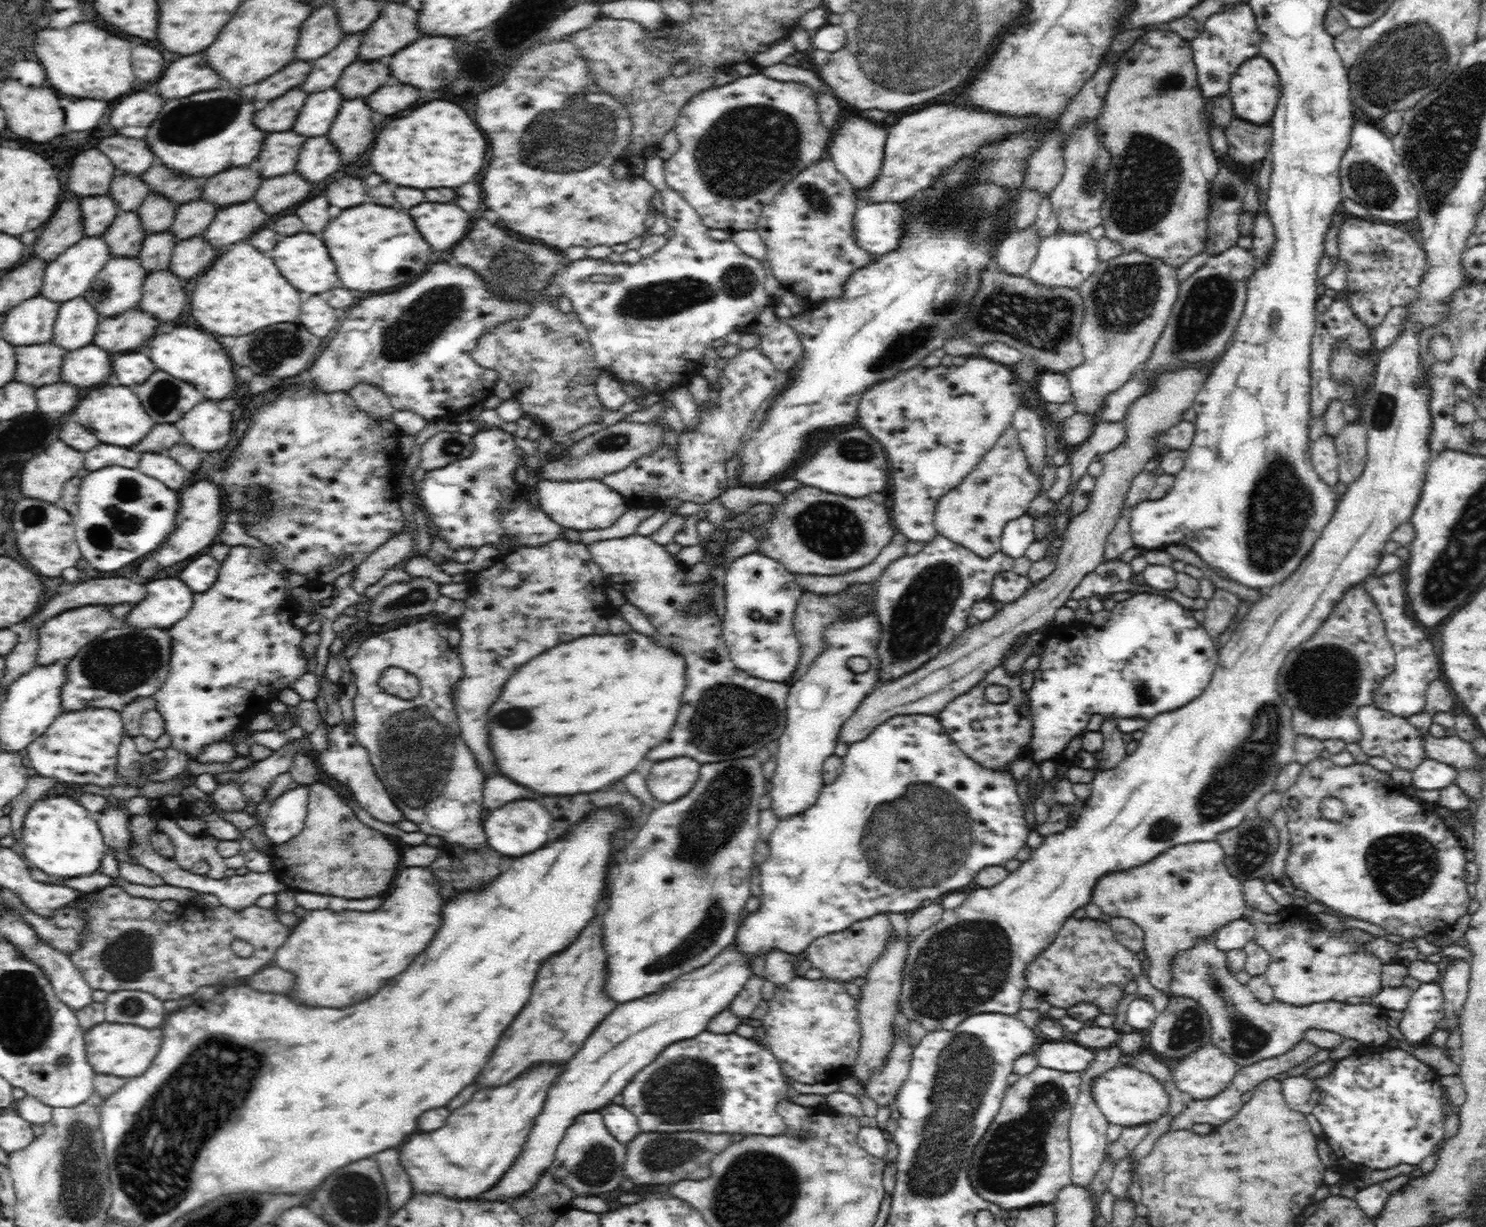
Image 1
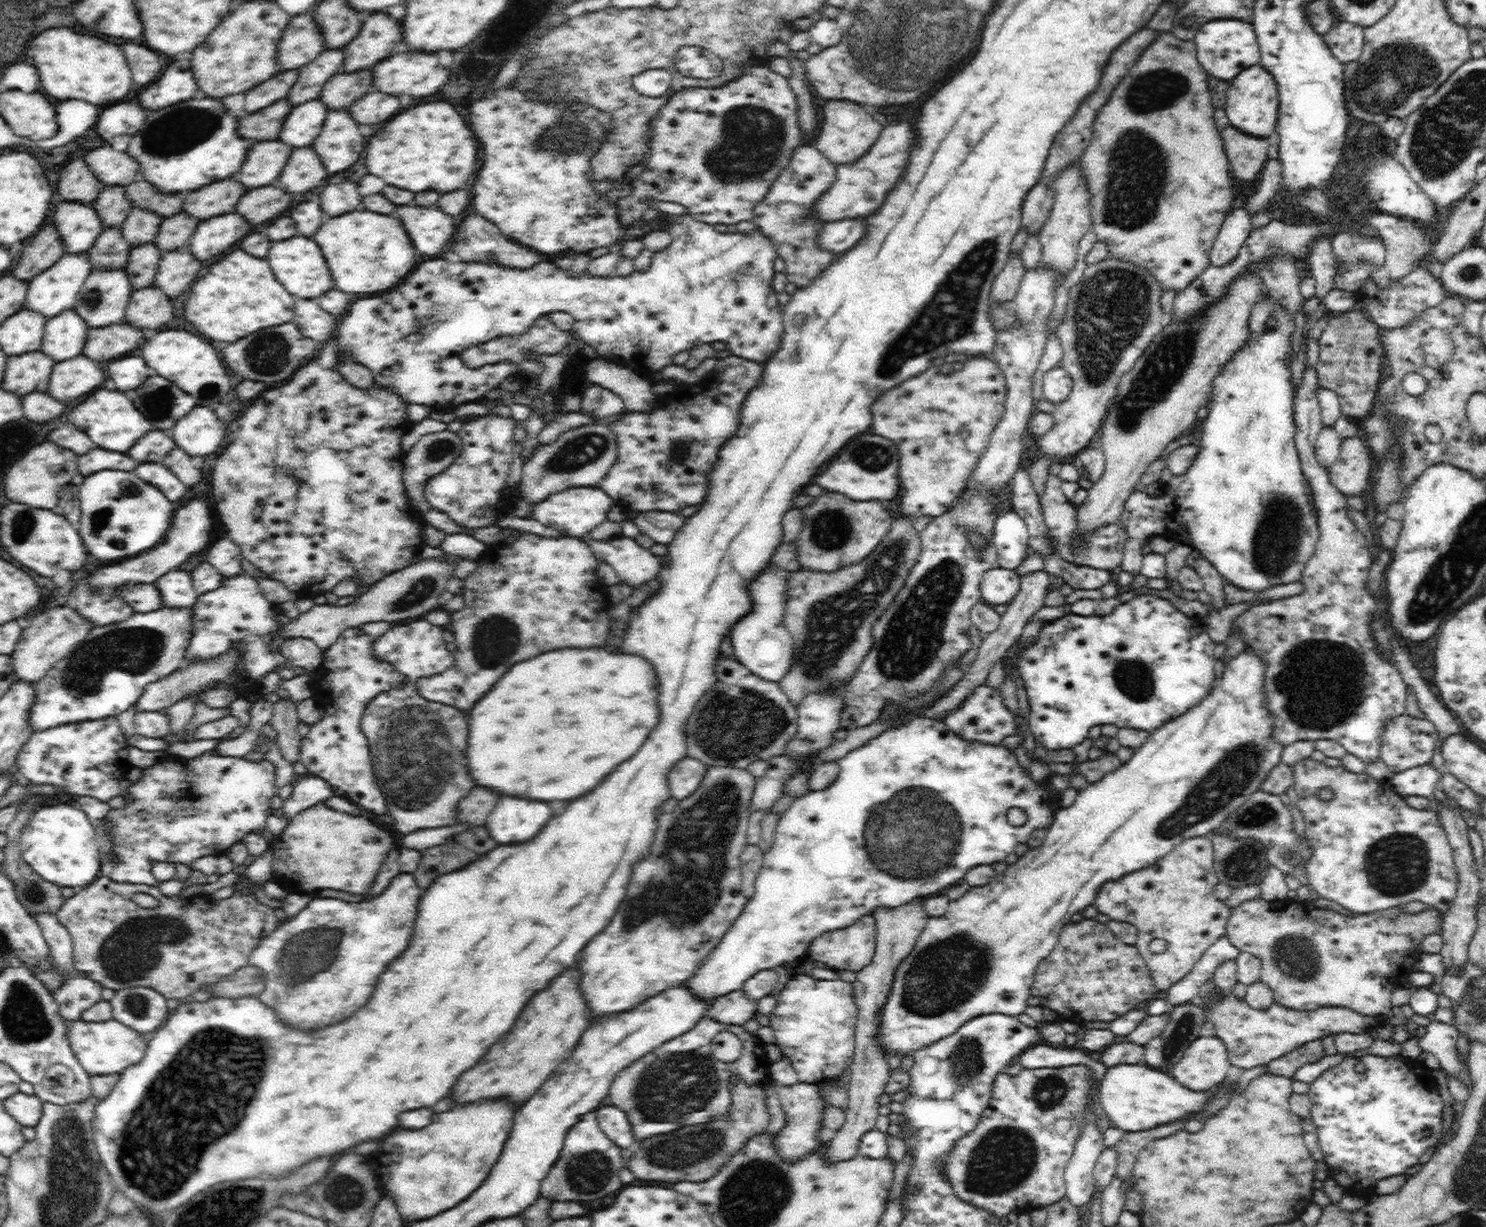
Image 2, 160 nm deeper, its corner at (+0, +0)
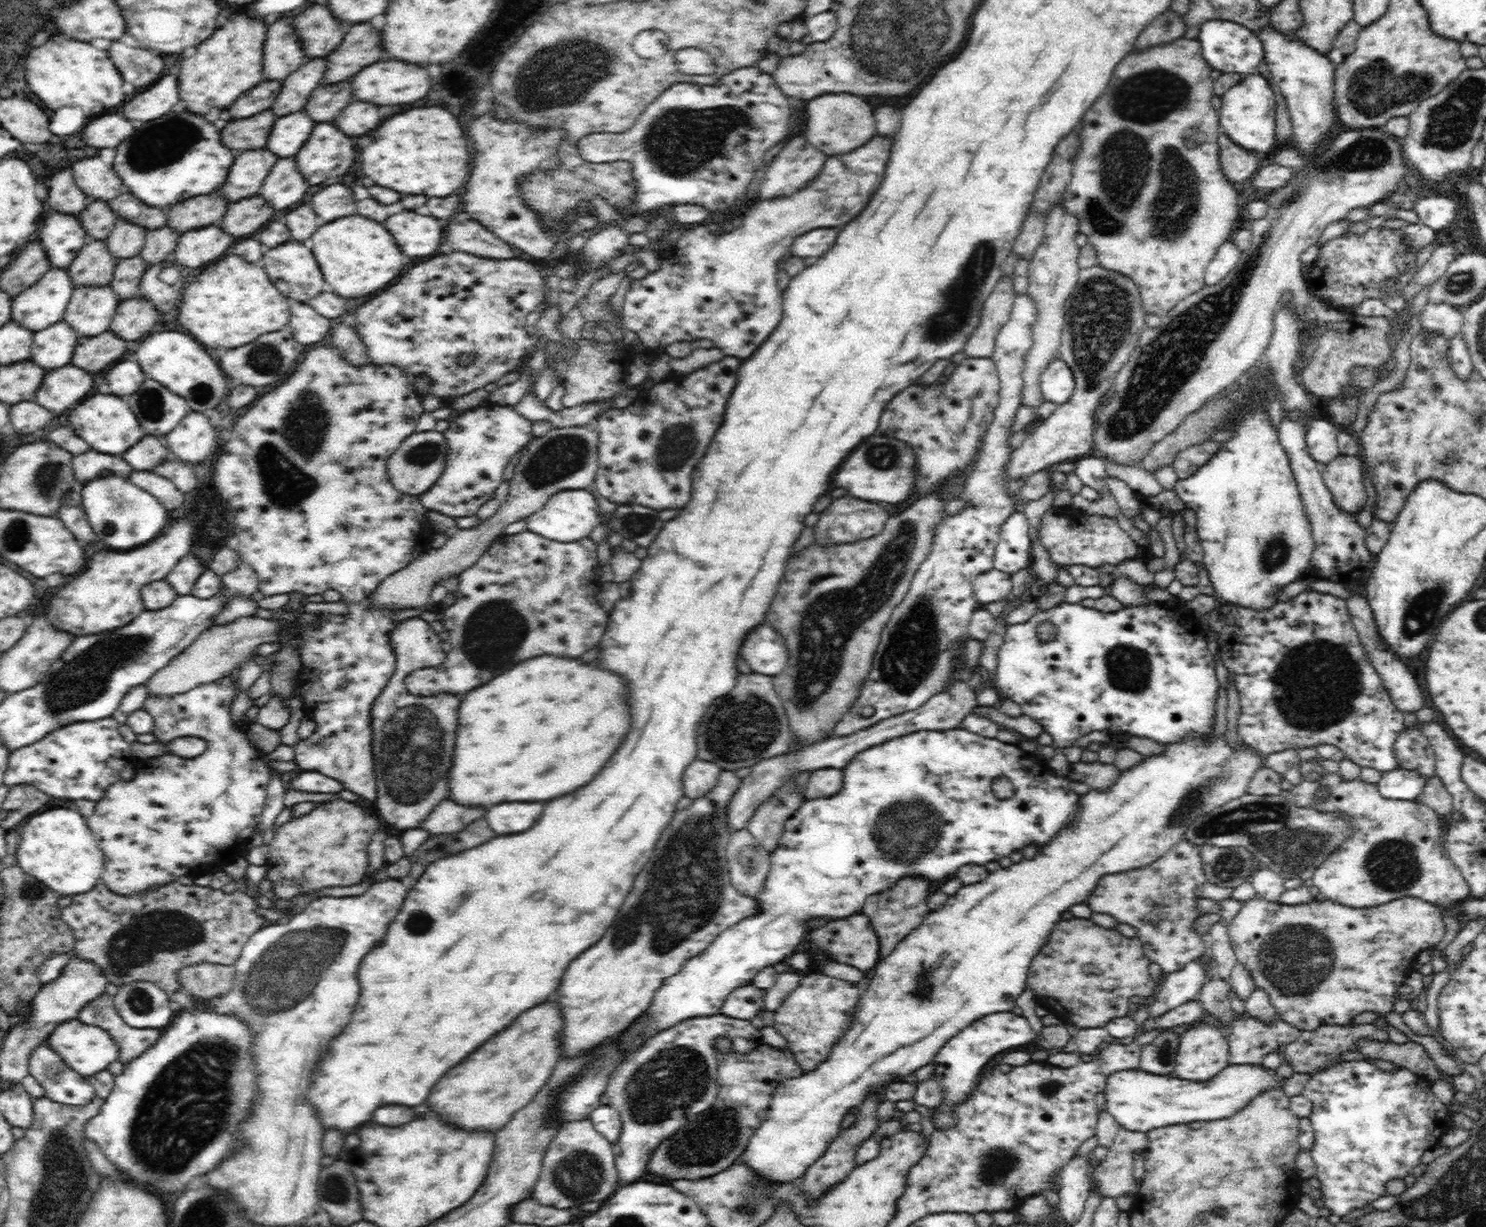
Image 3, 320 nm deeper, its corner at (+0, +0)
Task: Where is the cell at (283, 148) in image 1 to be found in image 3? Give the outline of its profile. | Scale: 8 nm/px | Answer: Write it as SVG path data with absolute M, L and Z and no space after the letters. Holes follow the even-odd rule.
M266 148L236 153L225 181L218 188L228 202L258 195L262 183L279 158Z

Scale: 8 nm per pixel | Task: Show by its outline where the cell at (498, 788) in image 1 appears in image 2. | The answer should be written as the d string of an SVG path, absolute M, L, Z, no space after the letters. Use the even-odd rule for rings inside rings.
M474 788L468 798L464 798L457 804L458 824L467 824L470 827L482 827L486 818L490 816L492 808L498 802L498 794L484 790L484 788Z

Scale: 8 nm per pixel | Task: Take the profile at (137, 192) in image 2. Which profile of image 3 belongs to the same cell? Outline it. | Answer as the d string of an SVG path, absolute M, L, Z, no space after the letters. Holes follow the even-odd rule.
M131 192L120 194L108 202L108 207L112 209L118 219L133 222L148 231L156 230L165 226L168 215L167 208L160 209L144 205Z

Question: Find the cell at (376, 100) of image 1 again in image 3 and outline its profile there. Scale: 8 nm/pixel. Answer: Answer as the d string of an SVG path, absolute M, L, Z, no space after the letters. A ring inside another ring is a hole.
M354 102L340 112L340 116L333 120L333 124L346 136L362 136L380 124L378 106L366 102Z

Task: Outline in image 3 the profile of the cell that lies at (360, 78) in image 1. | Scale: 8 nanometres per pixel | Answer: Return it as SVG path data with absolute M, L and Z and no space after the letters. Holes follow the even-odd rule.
M350 82L323 83L312 91L304 110L316 123L331 122L340 114L342 108L346 108L352 102L354 96Z

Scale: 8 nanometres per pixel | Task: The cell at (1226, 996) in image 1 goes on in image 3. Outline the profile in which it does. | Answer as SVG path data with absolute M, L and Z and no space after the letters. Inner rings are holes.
M1245 1013L1243 1016L1232 1016L1232 1026L1226 1032L1229 1046L1229 1064L1261 1065L1262 1059L1269 1052L1277 1052L1280 1045L1294 1042L1300 1036L1301 1030L1284 1022L1279 1017L1272 1024L1265 1024Z

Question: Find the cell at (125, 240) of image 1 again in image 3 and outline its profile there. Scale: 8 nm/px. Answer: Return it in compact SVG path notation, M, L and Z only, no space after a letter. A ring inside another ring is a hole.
M90 240L78 251L76 258L67 267L68 275L74 287L106 286L112 280L118 262L119 259L110 254L105 240Z

